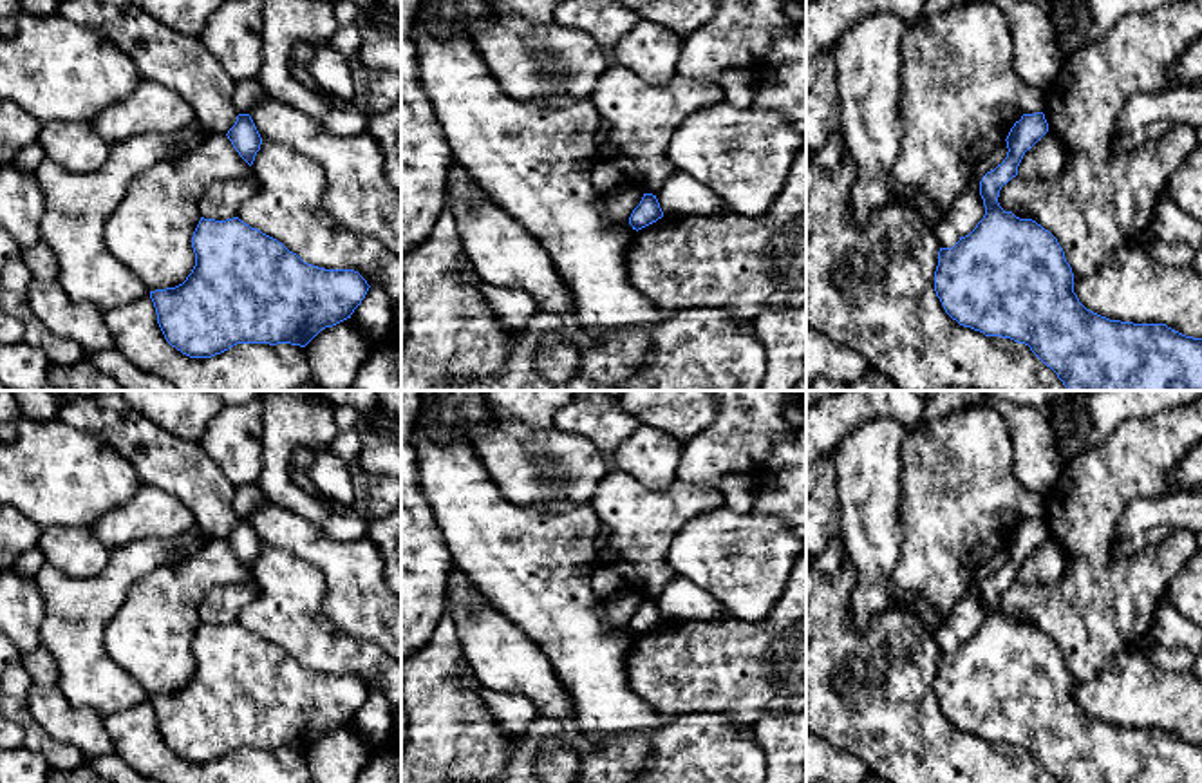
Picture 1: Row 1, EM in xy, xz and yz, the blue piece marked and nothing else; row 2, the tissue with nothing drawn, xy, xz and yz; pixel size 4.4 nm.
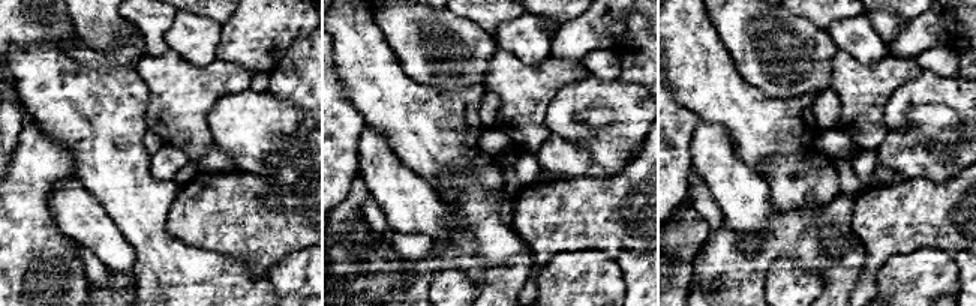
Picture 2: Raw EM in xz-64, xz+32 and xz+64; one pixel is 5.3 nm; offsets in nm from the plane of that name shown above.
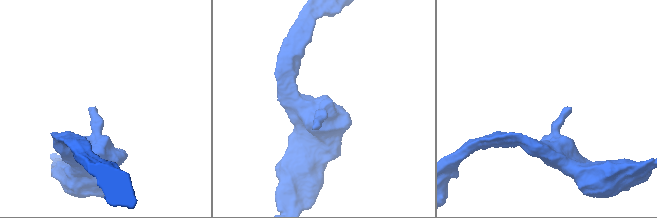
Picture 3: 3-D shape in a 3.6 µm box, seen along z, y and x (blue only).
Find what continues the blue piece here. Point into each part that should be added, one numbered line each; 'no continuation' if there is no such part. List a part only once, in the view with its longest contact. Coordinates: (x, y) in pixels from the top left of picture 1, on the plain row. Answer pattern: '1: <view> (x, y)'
no continuation

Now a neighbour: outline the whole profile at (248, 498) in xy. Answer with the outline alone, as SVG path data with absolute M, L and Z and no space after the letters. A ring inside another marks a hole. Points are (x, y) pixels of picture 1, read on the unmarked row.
M248 483L237 488L233 495L233 508L240 519L251 519L255 510L266 503L257 483Z

